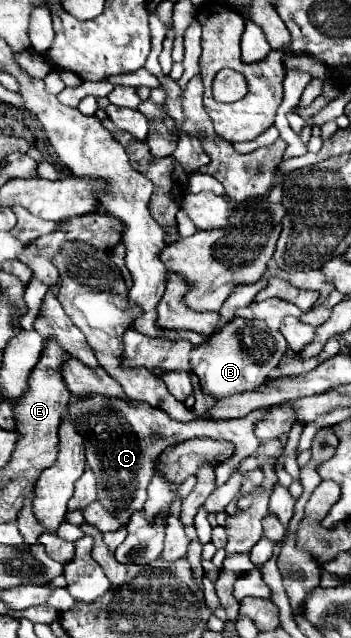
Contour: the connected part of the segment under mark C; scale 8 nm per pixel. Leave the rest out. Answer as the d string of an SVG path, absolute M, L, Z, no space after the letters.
M103 396L79 398L69 404L69 412L77 424L79 434L85 440L87 464L97 476L97 500L115 516L119 516L125 524L135 510L141 510L147 500L147 484L155 470L155 460L167 446L181 444L191 438L215 438L229 440L235 444L235 456L225 464L215 468L215 488L223 486L229 476L237 470L239 462L255 452L255 426L259 420L267 416L267 410L255 410L249 416L235 420L189 420L177 422L171 420L165 412L151 408L141 402L123 402Z

